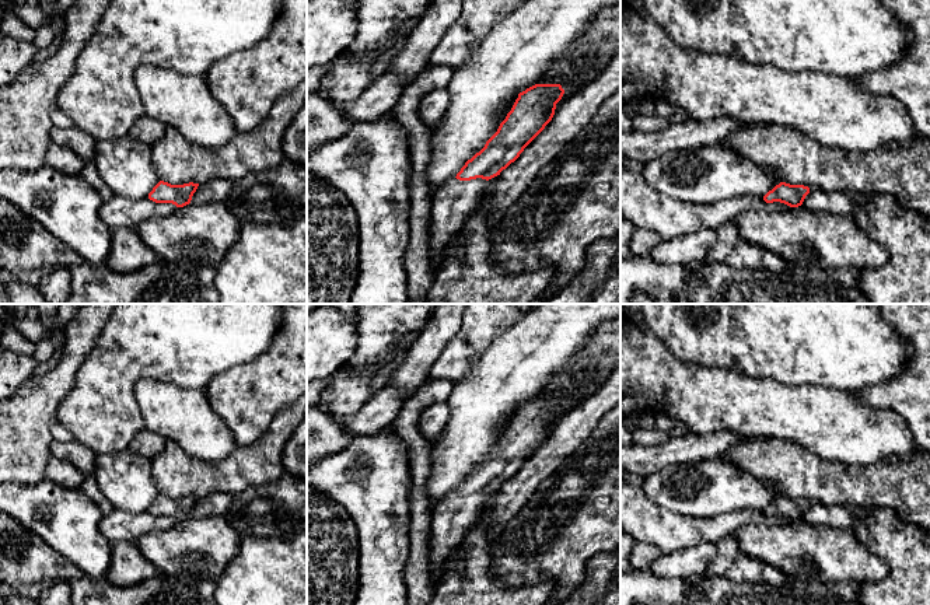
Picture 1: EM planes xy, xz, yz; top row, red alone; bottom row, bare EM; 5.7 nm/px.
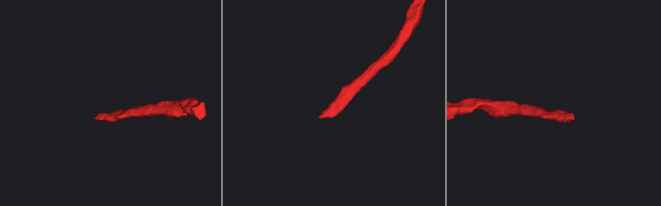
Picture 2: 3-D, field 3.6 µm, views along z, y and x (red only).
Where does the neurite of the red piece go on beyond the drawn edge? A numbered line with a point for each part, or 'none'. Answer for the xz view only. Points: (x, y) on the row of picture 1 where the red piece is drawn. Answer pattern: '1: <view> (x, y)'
1: xz (451, 205)

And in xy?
none

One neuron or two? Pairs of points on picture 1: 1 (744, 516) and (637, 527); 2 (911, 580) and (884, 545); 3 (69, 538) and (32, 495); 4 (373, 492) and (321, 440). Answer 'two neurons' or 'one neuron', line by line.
1: one neuron
2: one neuron
3: one neuron
4: two neurons

